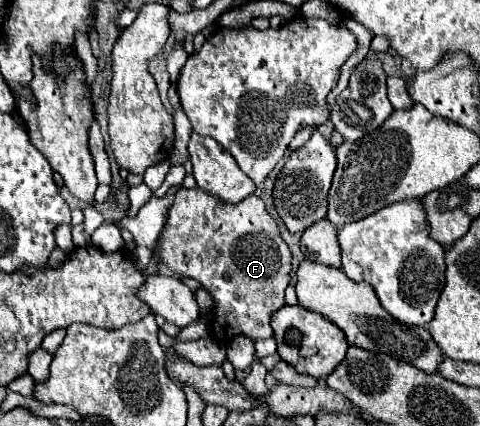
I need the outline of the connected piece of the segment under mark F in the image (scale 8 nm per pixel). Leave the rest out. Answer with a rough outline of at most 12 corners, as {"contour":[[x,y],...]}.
{"contour":[[180,187],[160,261],[222,339],[272,337],[290,249],[260,197]]}

